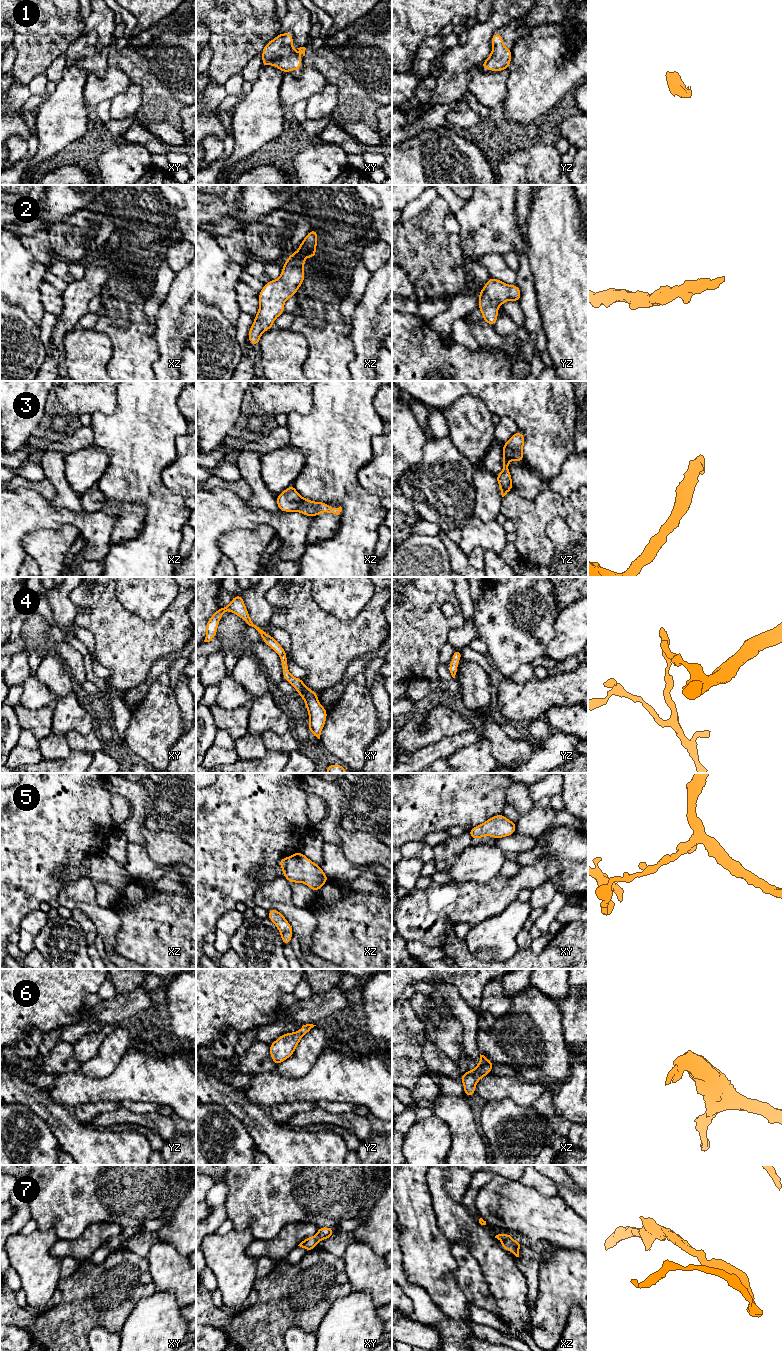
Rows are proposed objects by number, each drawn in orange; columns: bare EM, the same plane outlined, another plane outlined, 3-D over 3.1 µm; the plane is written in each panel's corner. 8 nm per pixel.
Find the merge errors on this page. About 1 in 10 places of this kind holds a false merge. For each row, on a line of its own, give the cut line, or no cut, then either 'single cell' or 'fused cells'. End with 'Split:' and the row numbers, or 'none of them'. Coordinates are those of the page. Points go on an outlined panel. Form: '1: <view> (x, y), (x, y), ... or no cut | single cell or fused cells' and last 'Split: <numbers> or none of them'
1: no cut | single cell
2: no cut | single cell
3: no cut | single cell
4: no cut | single cell
5: no cut | single cell
6: no cut | single cell
7: no cut | single cell
Split: none of them

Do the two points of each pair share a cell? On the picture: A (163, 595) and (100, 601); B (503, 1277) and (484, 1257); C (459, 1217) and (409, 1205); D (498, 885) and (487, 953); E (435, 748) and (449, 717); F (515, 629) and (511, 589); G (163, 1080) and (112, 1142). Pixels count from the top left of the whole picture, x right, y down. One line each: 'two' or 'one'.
A: two
B: one
C: two
D: two
E: two
F: one
G: two

